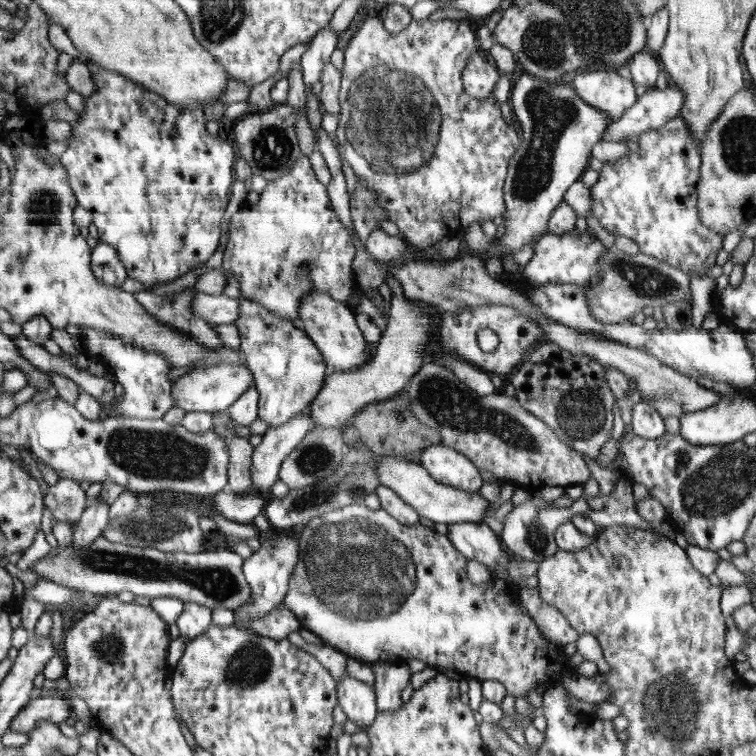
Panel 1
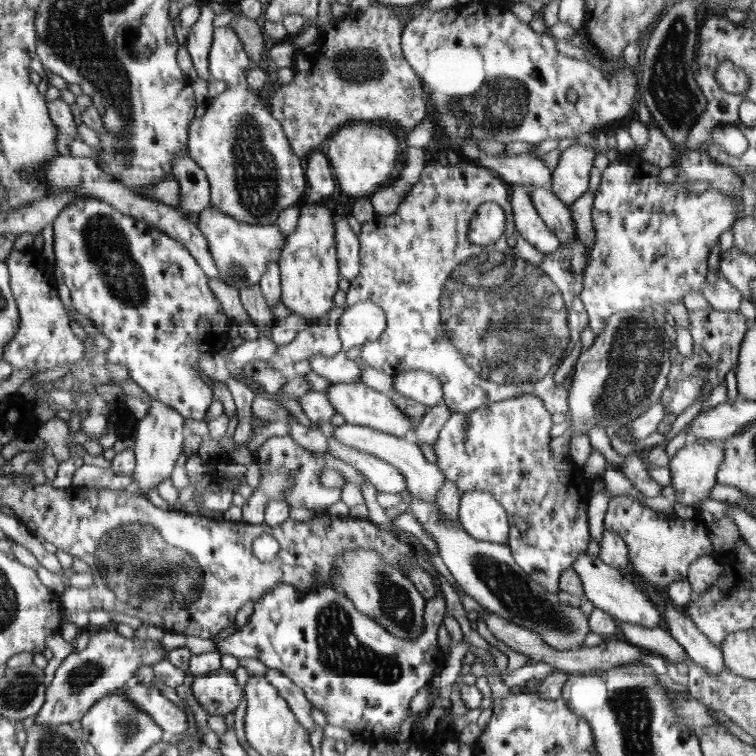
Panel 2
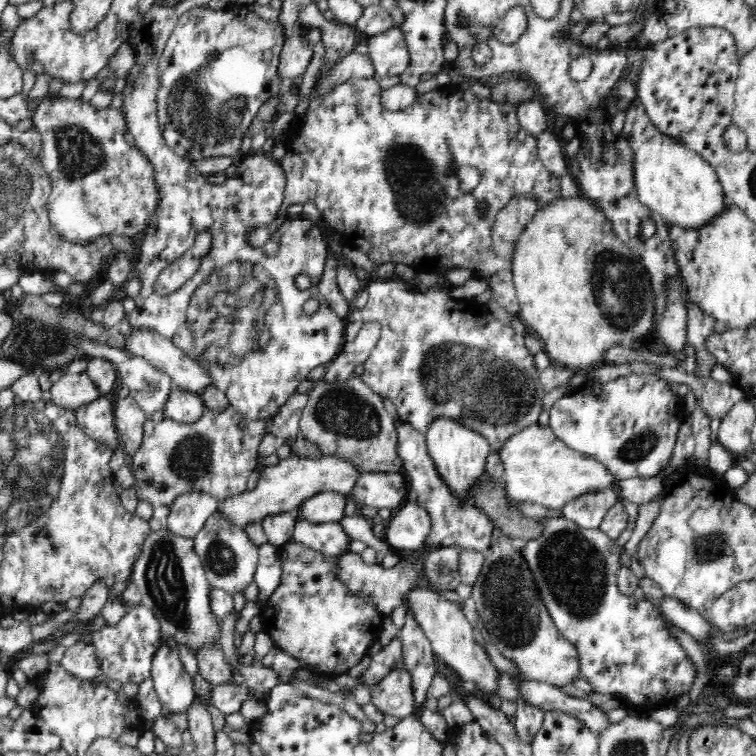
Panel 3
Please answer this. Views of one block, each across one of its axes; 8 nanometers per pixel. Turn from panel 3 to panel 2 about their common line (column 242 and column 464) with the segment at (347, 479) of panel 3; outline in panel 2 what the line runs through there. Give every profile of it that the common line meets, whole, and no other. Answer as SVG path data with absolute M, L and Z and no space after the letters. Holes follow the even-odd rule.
M464 492L459 502L459 522L476 539L508 545L512 525L508 512L490 493Z

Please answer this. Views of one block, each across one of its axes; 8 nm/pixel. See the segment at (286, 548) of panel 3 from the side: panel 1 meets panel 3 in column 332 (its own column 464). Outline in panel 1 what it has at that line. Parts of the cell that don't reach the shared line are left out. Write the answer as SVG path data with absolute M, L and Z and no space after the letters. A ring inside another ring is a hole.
M366 502L358 505L349 505L344 509L333 512L325 512L323 516L313 519L304 528L299 529L299 561L295 566L295 572L290 575L289 590L284 598L284 604L296 615L301 627L313 632L325 645L336 647L349 659L370 662L386 661L392 664L407 662L415 658L425 662L431 667L454 668L464 674L465 677L483 680L497 680L505 685L507 693L514 697L526 698L528 690L542 692L559 680L566 673L574 673L578 666L573 669L570 664L570 657L563 651L564 645L556 644L545 638L541 633L540 626L530 618L521 605L519 596L519 586L515 583L506 583L502 579L490 578L486 583L474 585L470 581L470 575L466 575L466 565L469 560L453 545L450 538L446 535L438 534L435 530L422 526L406 525L398 522L388 511L368 510Z

